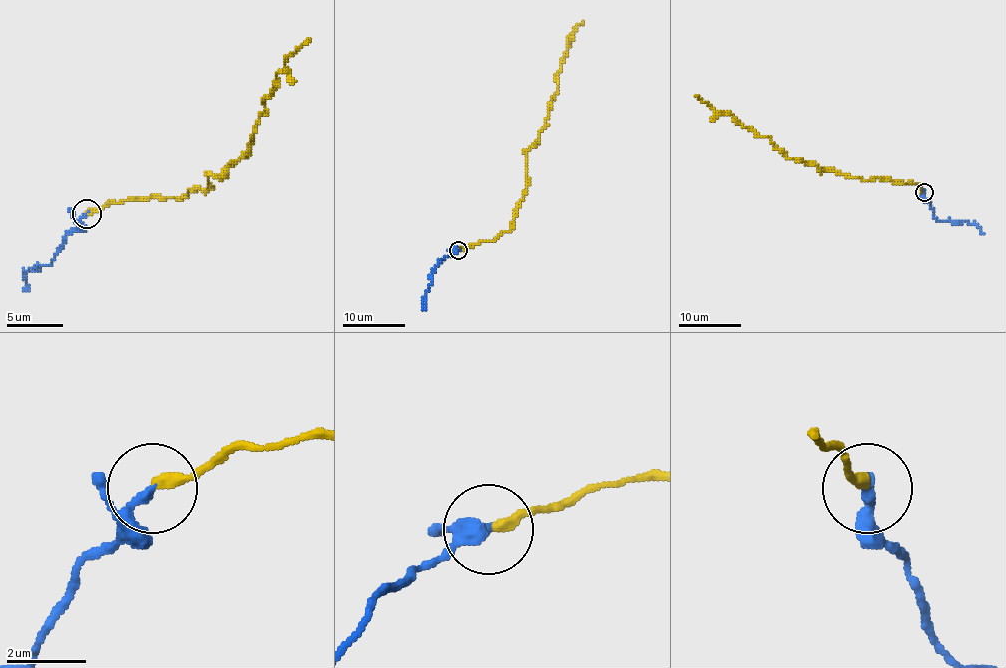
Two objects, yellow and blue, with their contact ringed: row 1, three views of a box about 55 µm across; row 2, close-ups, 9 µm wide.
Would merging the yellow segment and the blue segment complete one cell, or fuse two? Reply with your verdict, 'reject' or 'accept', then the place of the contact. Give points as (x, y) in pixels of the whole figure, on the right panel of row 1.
reject; at (924, 192)

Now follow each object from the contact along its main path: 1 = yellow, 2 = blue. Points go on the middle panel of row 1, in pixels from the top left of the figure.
1: (458, 249), (491, 241), (511, 229), (527, 185), (527, 152), (538, 141), (557, 94), (568, 37), (582, 20)
2: (458, 249), (437, 265), (423, 309)

